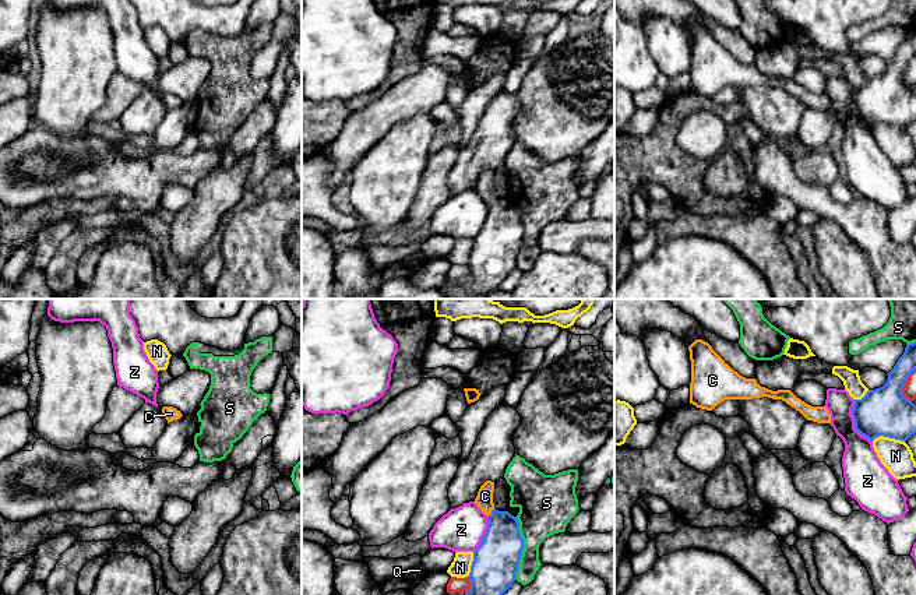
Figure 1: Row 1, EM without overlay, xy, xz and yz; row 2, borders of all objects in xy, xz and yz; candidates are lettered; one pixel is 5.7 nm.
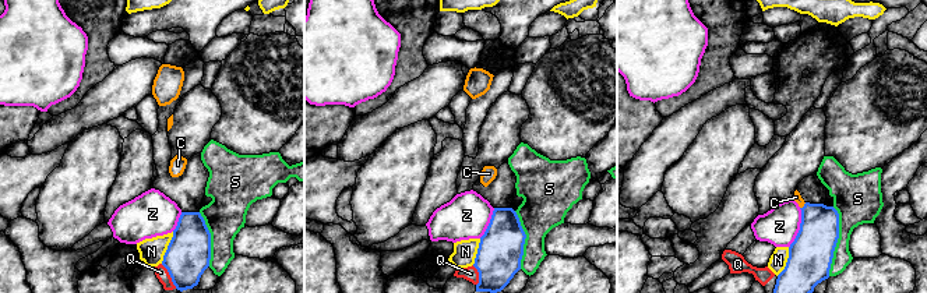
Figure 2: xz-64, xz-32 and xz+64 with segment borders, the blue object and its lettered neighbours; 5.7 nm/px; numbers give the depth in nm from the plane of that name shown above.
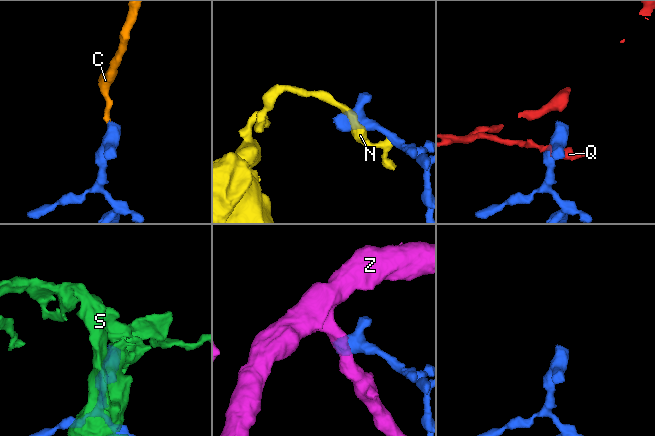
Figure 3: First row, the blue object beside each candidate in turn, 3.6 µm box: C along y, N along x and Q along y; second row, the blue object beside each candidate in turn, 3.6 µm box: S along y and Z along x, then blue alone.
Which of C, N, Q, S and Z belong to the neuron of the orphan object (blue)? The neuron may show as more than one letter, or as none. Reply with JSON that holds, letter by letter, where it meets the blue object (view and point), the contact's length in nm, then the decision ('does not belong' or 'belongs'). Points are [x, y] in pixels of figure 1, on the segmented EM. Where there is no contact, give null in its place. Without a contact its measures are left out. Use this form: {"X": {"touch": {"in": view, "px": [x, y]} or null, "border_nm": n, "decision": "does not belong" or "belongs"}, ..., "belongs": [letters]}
{"C": {"touch": {"in": "xz", "px": [492, 513]}, "border_nm": 70, "decision": "belongs"}, "N": {"touch": {"in": "yz", "px": [888, 436]}, "border_nm": 180, "decision": "does not belong"}, "Q": {"touch": {"in": "xz", "px": [471, 585]}, "border_nm": 90, "decision": "does not belong"}, "S": {"touch": {"in": "xz", "px": [522, 548]}, "border_nm": 360, "decision": "does not belong"}, "Z": {"touch": {"in": "yz", "px": [855, 422]}, "border_nm": 260, "decision": "does not belong"}, "belongs": ["C"]}

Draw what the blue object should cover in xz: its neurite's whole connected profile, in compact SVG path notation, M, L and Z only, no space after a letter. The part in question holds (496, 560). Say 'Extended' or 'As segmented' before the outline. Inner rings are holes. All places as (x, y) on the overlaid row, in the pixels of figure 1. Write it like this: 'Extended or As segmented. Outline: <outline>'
Extended. Outline: M486 480L475 499L478 507L487 517L487 531L480 545L473 552L473 561L468 578L471 588L465 595L503 595L517 578L518 566L524 550L524 539L518 520L508 511L498 511L493 503L494 482Z

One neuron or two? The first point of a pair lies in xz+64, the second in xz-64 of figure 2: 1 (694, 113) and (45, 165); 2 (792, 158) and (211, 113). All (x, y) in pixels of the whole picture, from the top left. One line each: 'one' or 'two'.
1: two
2: one

